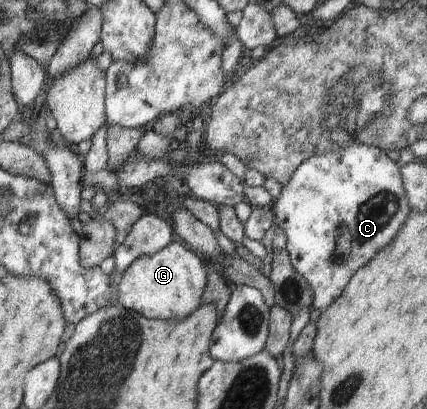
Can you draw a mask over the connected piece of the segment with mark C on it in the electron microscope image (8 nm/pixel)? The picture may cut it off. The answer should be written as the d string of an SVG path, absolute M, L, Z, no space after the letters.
M353 143L348 147L337 148L334 151L326 152L325 154L310 156L304 160L290 178L286 185L282 186L280 195L274 199L272 209L275 217L274 223L282 229L286 234L286 248L289 260L292 267L308 282L312 290L311 309L318 310L320 313L326 311L327 307L339 295L342 295L346 284L350 278L360 269L365 266L377 253L380 251L401 229L405 222L406 216L409 214L411 207L407 200L407 195L403 186L403 179L400 167L392 159L388 158L386 152L383 152L379 147L374 147L371 144Z

